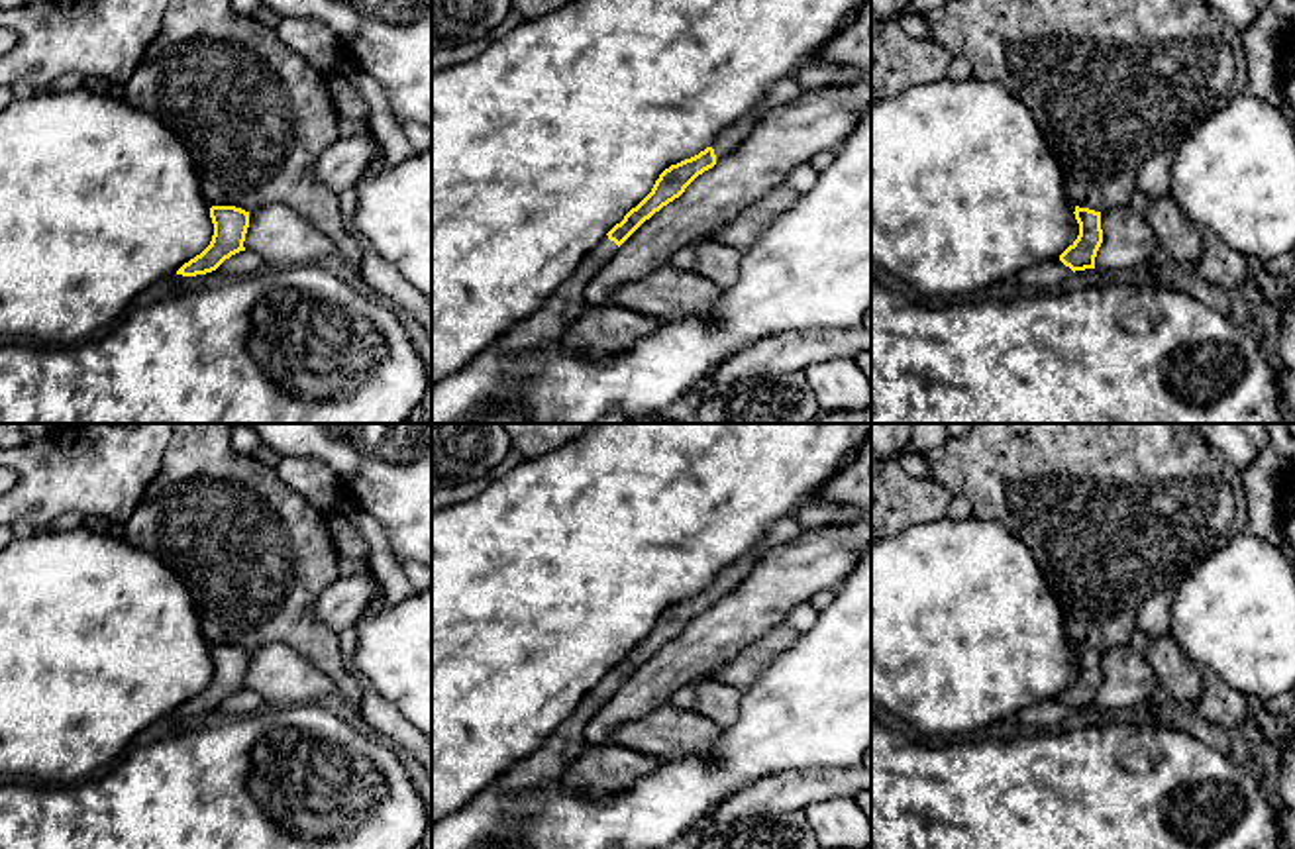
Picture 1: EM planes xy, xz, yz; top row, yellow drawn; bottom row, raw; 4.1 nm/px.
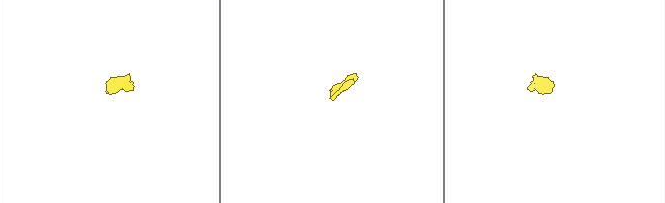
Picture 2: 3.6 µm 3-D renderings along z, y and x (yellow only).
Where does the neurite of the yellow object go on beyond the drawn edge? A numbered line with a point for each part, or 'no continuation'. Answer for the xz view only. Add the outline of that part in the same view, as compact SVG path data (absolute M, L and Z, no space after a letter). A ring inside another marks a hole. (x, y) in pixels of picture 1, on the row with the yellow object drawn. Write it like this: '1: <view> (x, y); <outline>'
1: xz (787, 89); M822 45L812 51L808 57L804 57L801 63L799 63L799 69L804 67L806 63L814 61L816 55L820 53ZM797 69L797 71L799 71ZM797 71L783 76L779 82L775 82L765 98L751 110L748 112L742 120L738 120L734 125L730 125L728 129L724 129L714 141L712 141L712 149L714 149L714 155L716 155L716 163L732 153L748 135L750 131L753 129L753 125L775 106L783 106L783 104L789 104L793 100L797 100L803 90L799 86L799 80L797 80Z
2: xz (542, 330); M604 235L545 302L506 331L492 347L510 353L563 349L561 335L565 327L585 310L587 284L608 265L616 251L618 245Z

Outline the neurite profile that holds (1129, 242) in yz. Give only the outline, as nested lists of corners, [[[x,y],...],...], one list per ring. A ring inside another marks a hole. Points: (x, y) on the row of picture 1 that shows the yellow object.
[[[1130,206],[1101,212],[1101,229],[1095,267],[1130,273],[1160,251],[1154,229]]]

